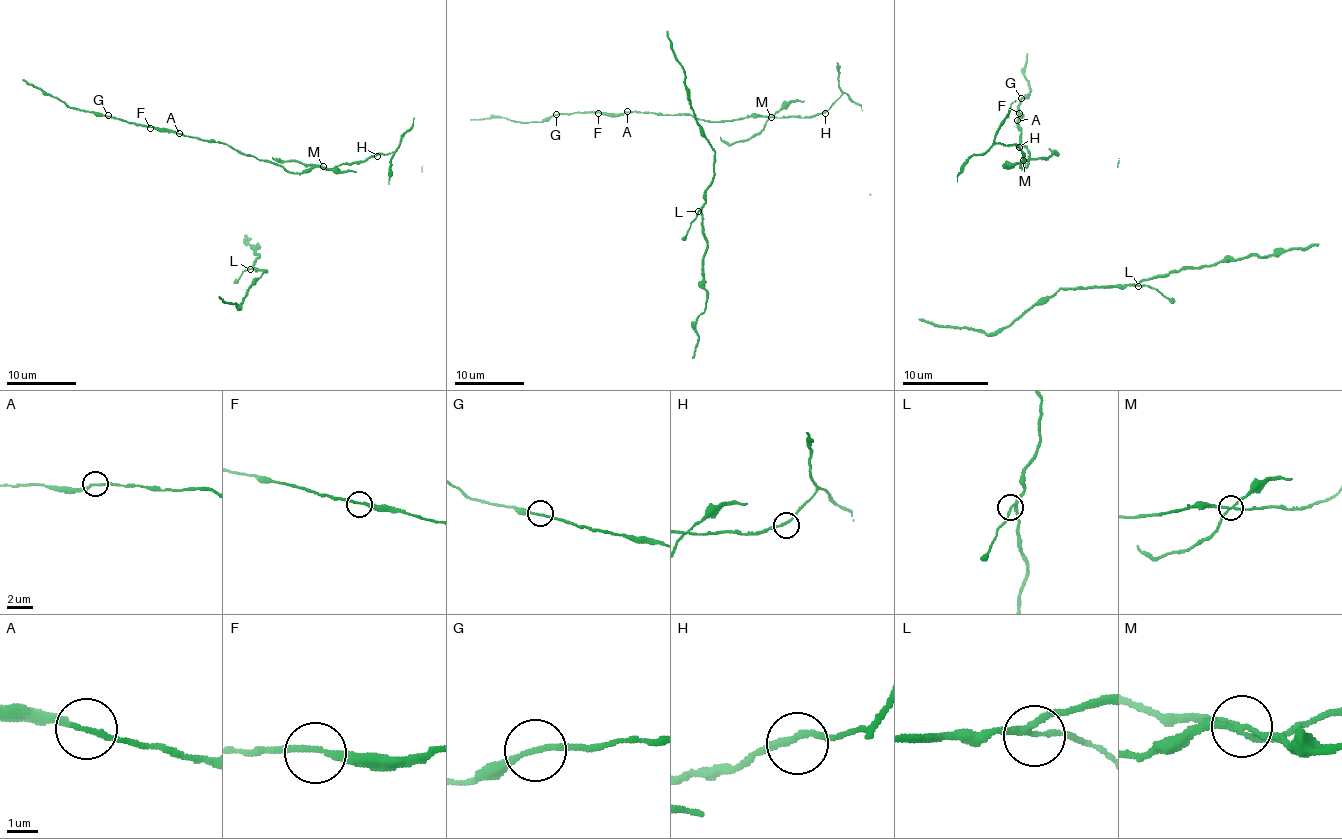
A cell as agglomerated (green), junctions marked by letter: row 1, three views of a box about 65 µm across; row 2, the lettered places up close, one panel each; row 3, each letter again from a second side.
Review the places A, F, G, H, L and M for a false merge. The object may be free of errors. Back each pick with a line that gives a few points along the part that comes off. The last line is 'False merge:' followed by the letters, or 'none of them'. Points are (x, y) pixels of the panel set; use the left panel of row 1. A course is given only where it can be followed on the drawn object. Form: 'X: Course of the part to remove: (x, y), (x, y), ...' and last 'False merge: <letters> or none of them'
M: Course of the part to remove: (323, 166), (272, 157)
False merge: M

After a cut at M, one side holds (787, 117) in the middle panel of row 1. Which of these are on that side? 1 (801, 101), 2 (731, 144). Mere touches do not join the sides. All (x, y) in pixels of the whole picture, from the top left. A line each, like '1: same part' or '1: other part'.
1: other part
2: other part

